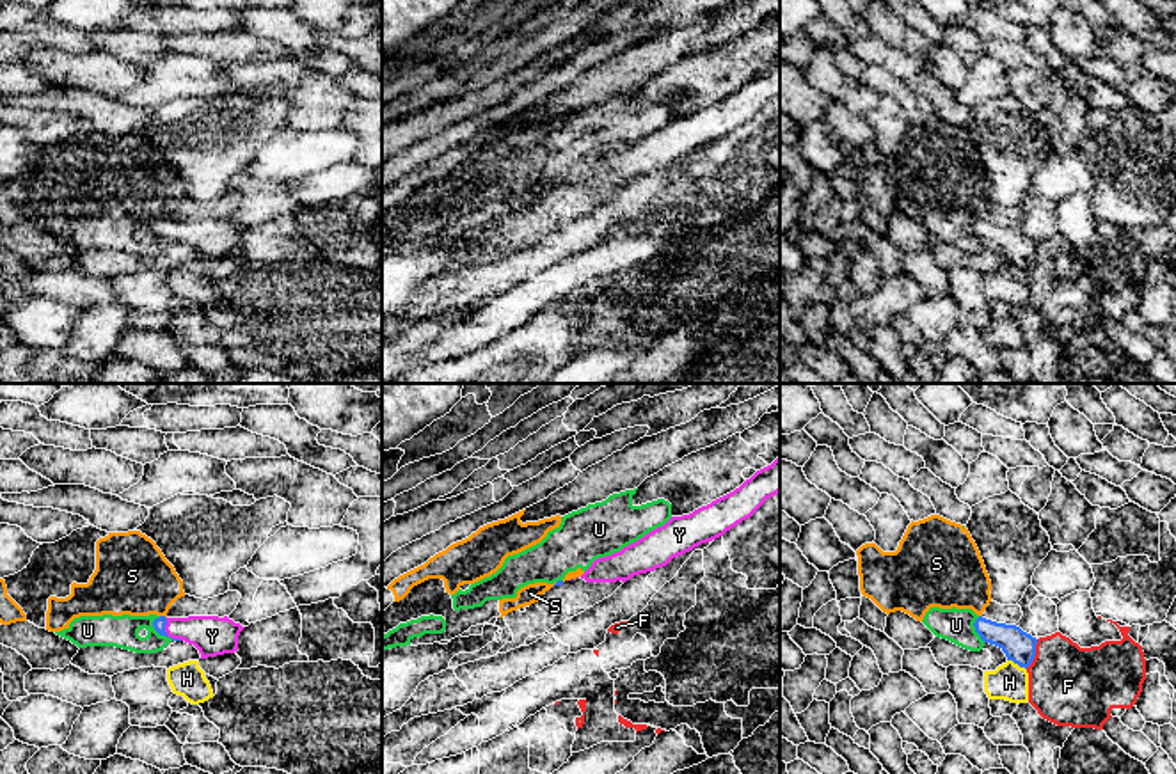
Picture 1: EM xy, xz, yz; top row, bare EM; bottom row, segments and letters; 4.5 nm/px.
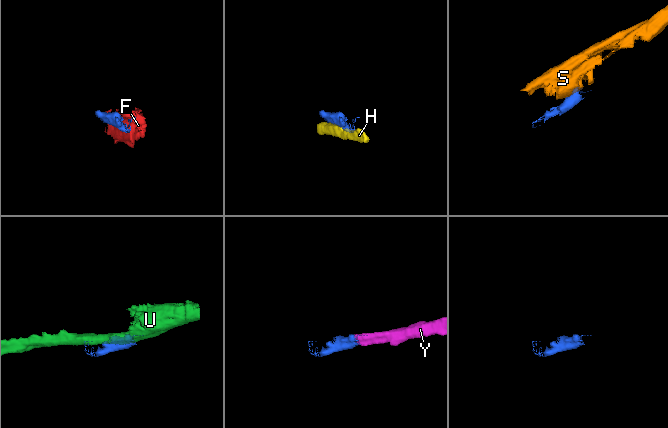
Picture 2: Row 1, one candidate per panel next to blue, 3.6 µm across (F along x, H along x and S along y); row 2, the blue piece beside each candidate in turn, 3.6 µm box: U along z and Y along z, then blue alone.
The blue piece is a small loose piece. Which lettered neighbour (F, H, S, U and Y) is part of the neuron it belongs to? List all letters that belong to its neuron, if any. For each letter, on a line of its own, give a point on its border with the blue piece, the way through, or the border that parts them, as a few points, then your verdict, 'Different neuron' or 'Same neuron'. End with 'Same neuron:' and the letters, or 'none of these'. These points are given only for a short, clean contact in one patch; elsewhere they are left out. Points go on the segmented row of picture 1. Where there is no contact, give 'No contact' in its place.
F: Touches blue at yz (1034, 654). Different neuron
H: Touches blue at yz (1017, 663). Different neuron
S: Touches blue at xy (164, 616). Boundary: xy (160, 615), (166, 618). Different neuron
U: Touches blue at xy (158, 632). Boundary: xy (157, 616), (153, 622), (155, 629), (173, 639). Different neuron
Y: Touches blue at xy (166, 634). Path across: xy (158, 623), (166, 634), (203, 631), (212, 636). Same neuron
Same neuron: Y

